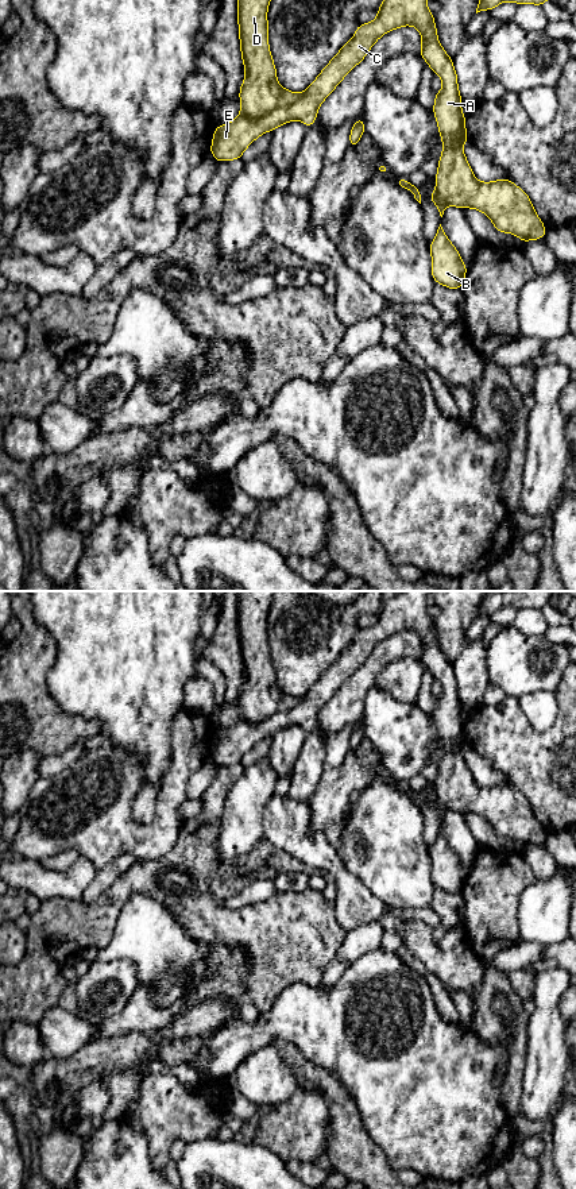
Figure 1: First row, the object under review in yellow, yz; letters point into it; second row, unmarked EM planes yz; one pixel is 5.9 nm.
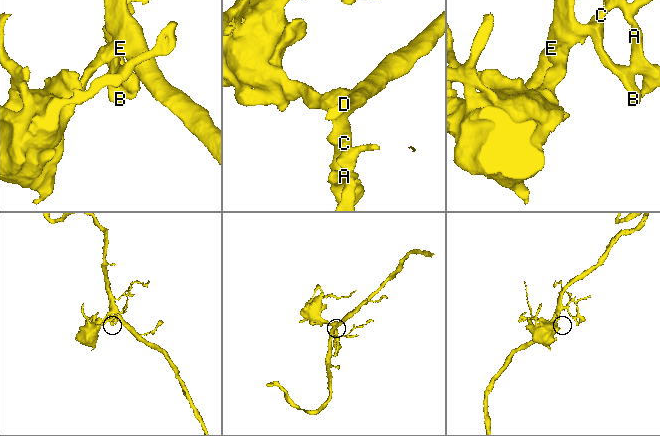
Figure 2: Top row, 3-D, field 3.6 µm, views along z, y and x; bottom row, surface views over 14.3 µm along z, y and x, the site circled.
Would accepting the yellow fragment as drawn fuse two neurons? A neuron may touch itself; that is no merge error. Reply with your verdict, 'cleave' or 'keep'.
cleave

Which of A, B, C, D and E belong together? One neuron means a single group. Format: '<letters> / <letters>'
A C E / B D

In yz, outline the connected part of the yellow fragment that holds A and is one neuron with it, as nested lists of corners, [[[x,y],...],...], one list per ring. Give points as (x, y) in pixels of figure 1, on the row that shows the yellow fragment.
[[[383,0],[378,18],[357,27],[353,38],[321,70],[304,97],[260,119],[254,120],[240,113],[233,121],[219,126],[214,128],[210,146],[212,155],[217,162],[239,159],[258,136],[267,131],[272,132],[278,126],[301,120],[310,127],[322,101],[364,59],[374,43],[386,32],[402,26],[418,28],[422,38],[420,54],[442,80],[442,89],[436,93],[433,107],[444,144],[436,175],[437,193],[448,205],[483,212],[499,232],[514,233],[522,243],[544,238],[546,229],[525,190],[507,178],[479,182],[468,165],[463,151],[468,135],[457,74],[452,58],[438,42],[437,27],[426,0]]]

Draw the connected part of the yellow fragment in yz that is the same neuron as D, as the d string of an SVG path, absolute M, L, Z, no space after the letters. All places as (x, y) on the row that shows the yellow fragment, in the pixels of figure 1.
M237 0L237 22L246 78L241 84L240 113L250 119L287 108L305 92L282 88L268 49L267 9L271 0Z

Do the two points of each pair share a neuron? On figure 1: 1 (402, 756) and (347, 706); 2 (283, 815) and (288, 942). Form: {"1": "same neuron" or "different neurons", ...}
{"1": "different neurons", "2": "different neurons"}

